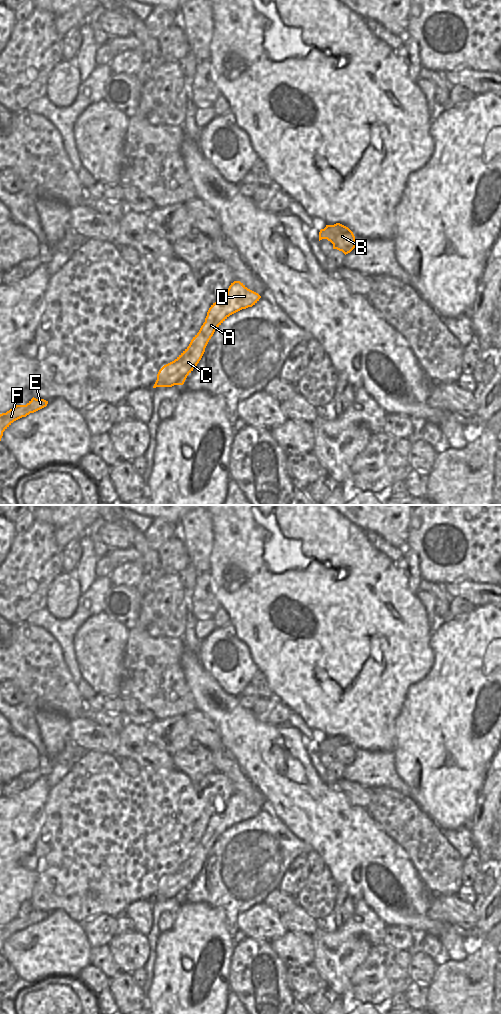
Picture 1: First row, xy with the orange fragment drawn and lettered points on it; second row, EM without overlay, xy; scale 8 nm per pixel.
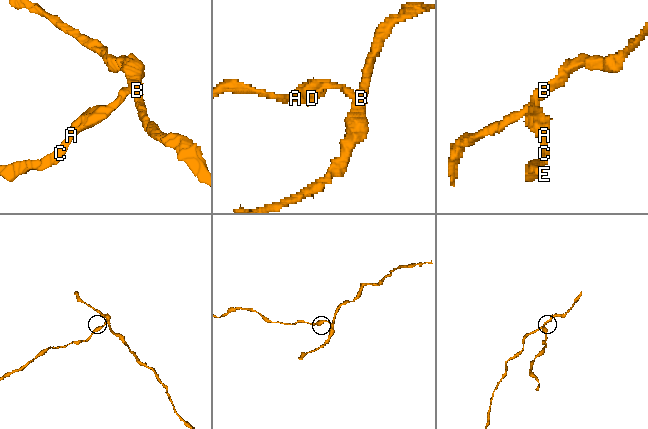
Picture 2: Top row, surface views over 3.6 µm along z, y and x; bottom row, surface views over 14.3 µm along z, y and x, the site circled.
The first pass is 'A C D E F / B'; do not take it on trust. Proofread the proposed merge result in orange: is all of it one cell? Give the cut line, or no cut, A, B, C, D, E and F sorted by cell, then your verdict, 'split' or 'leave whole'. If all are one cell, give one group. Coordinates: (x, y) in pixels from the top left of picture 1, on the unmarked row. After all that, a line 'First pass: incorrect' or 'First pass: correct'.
cut in xy along (326, 738), (330, 744), (330, 748), (327, 751); A C D E F / B; split
First pass: correct

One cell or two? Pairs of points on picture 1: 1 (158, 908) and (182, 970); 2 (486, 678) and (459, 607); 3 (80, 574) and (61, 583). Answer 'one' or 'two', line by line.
1: two
2: two
3: two

